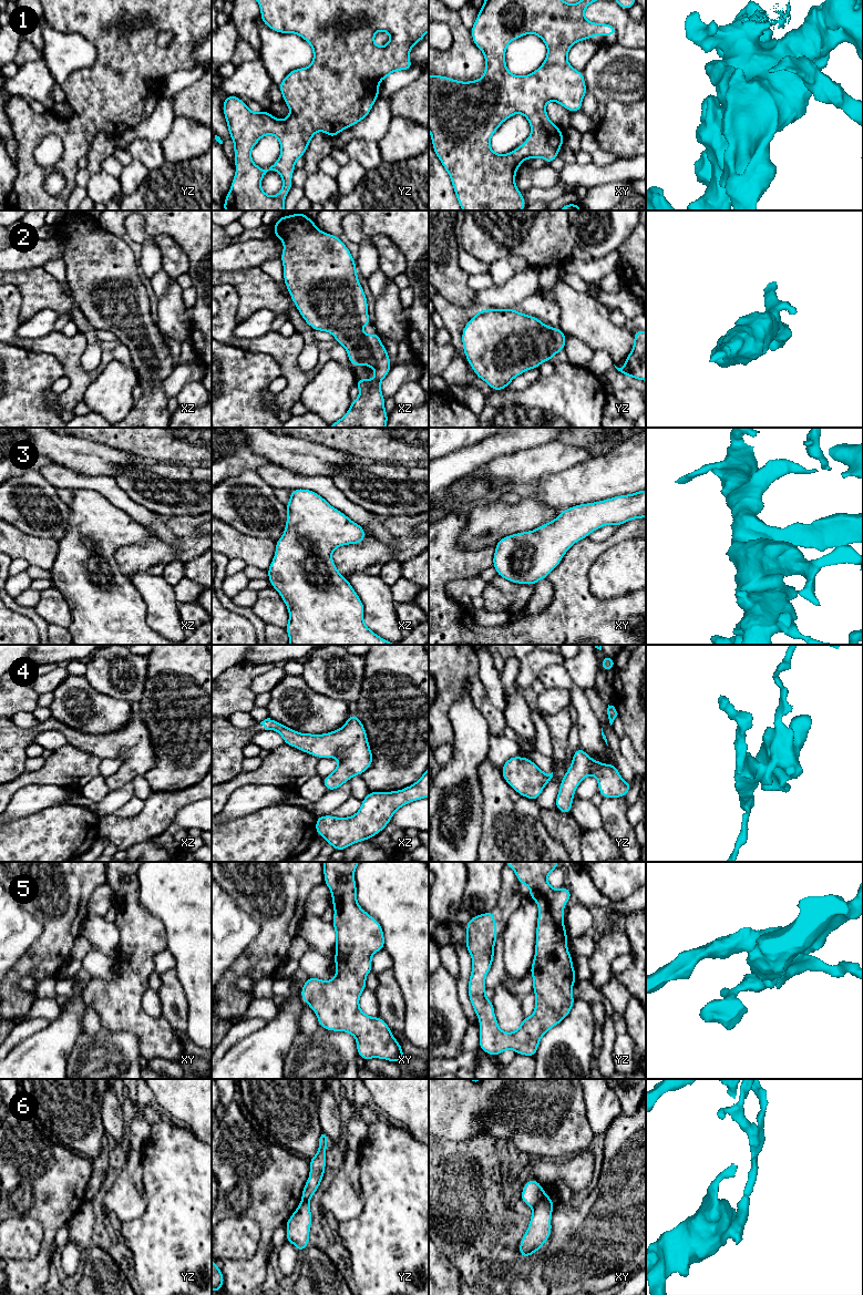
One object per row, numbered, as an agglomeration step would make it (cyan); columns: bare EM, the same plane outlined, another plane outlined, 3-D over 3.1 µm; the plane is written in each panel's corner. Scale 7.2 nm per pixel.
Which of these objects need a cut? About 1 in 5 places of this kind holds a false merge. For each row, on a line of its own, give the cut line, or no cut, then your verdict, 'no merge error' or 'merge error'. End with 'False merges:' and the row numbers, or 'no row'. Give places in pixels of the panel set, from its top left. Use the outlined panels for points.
1: no cut | no merge error
2: no cut | no merge error
3: no cut | no merge error
4: no cut | no merge error
5: no cut | no merge error
6: xy (545, 1195), (533, 1208) | merge error
False merges: 6

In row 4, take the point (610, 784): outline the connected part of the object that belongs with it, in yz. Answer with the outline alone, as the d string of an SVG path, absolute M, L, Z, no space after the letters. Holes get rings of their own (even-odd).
M581 747L574 752L572 764L562 779L555 806L565 814L571 814L576 788L587 777L595 775L599 793L604 799L626 796L633 783L620 777L616 764L605 764L590 758Z

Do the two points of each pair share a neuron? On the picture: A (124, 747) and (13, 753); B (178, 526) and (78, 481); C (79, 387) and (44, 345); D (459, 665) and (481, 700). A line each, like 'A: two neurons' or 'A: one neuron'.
A: one neuron
B: two neurons
C: one neuron
D: one neuron

